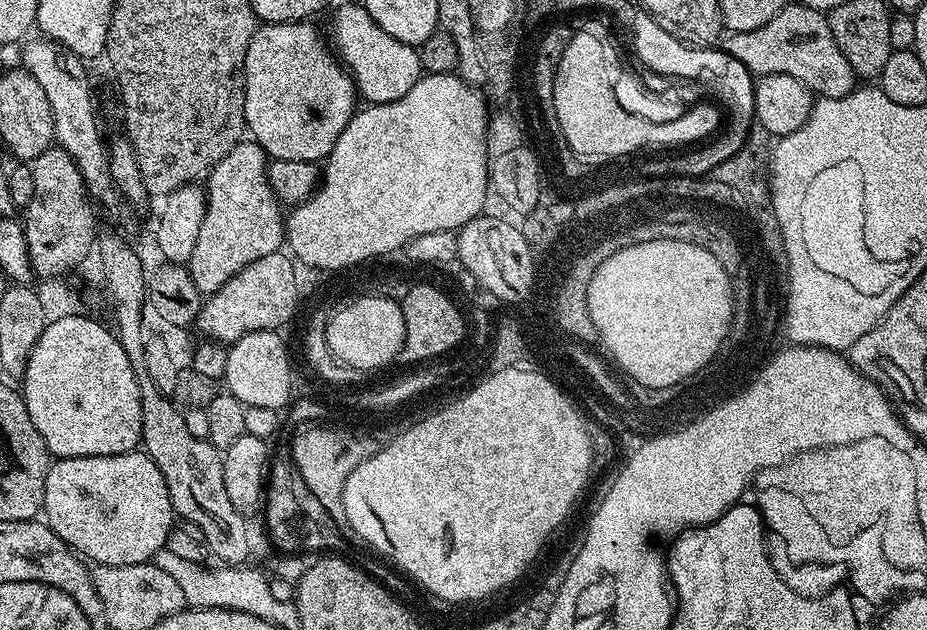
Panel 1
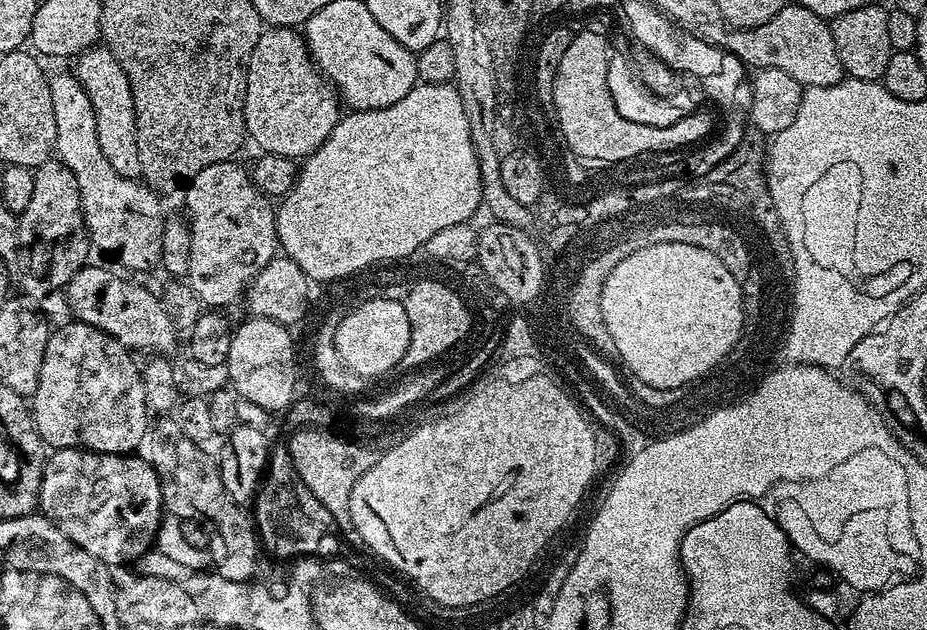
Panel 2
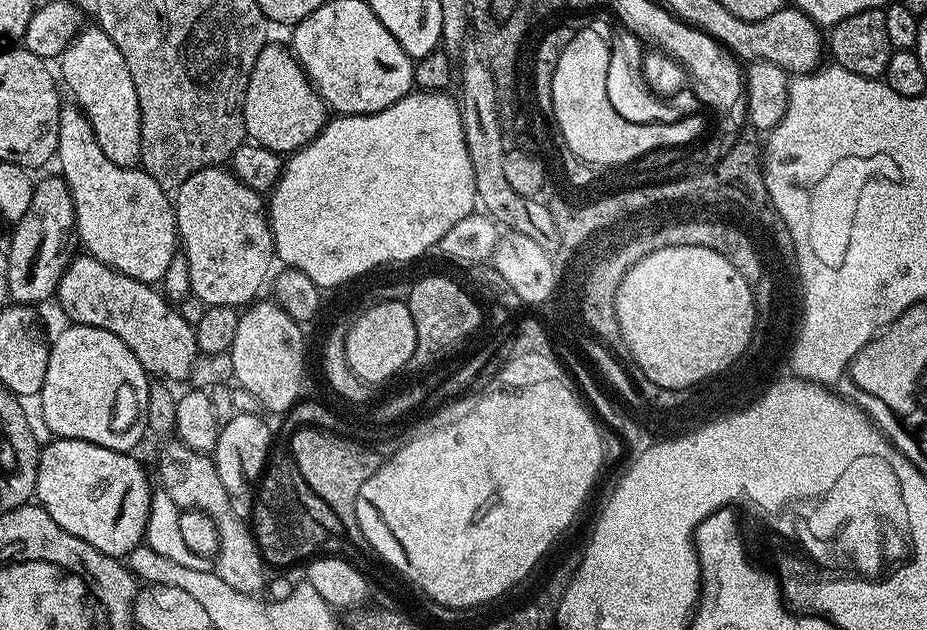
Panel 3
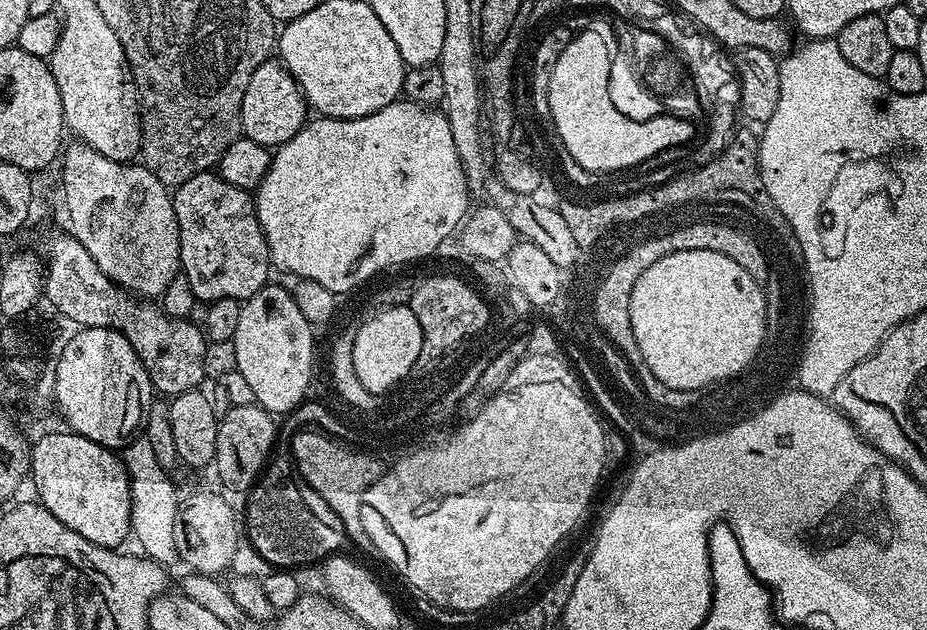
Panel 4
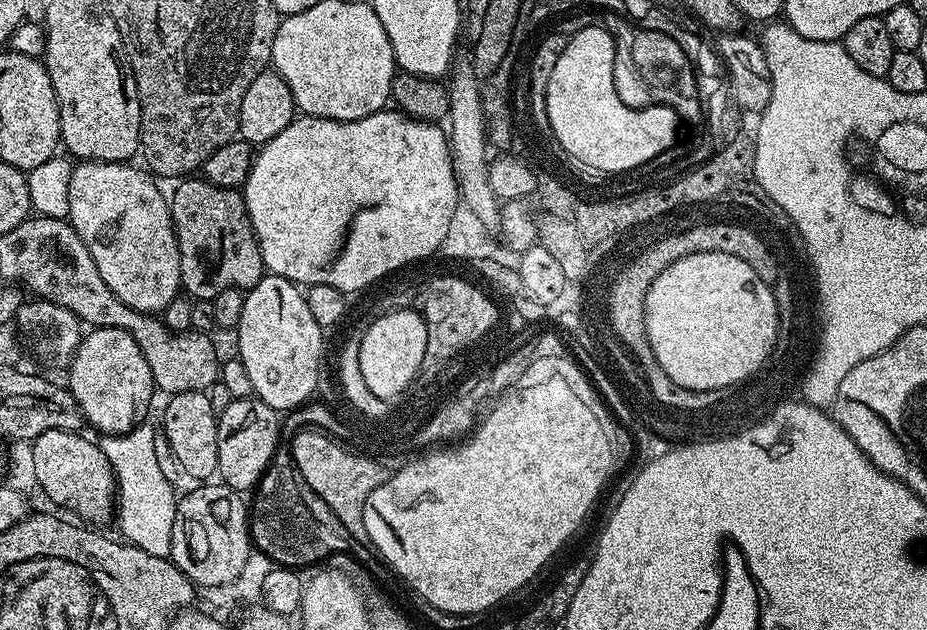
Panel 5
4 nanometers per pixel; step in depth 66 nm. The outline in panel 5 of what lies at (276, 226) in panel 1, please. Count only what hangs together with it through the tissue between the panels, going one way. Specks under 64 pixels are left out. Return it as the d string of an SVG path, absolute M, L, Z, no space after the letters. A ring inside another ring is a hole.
M196 178L181 179L172 196L170 192L183 291L197 301L211 302L222 290L253 288L266 269L243 195L237 189L214 186L203 178L192 179Z

